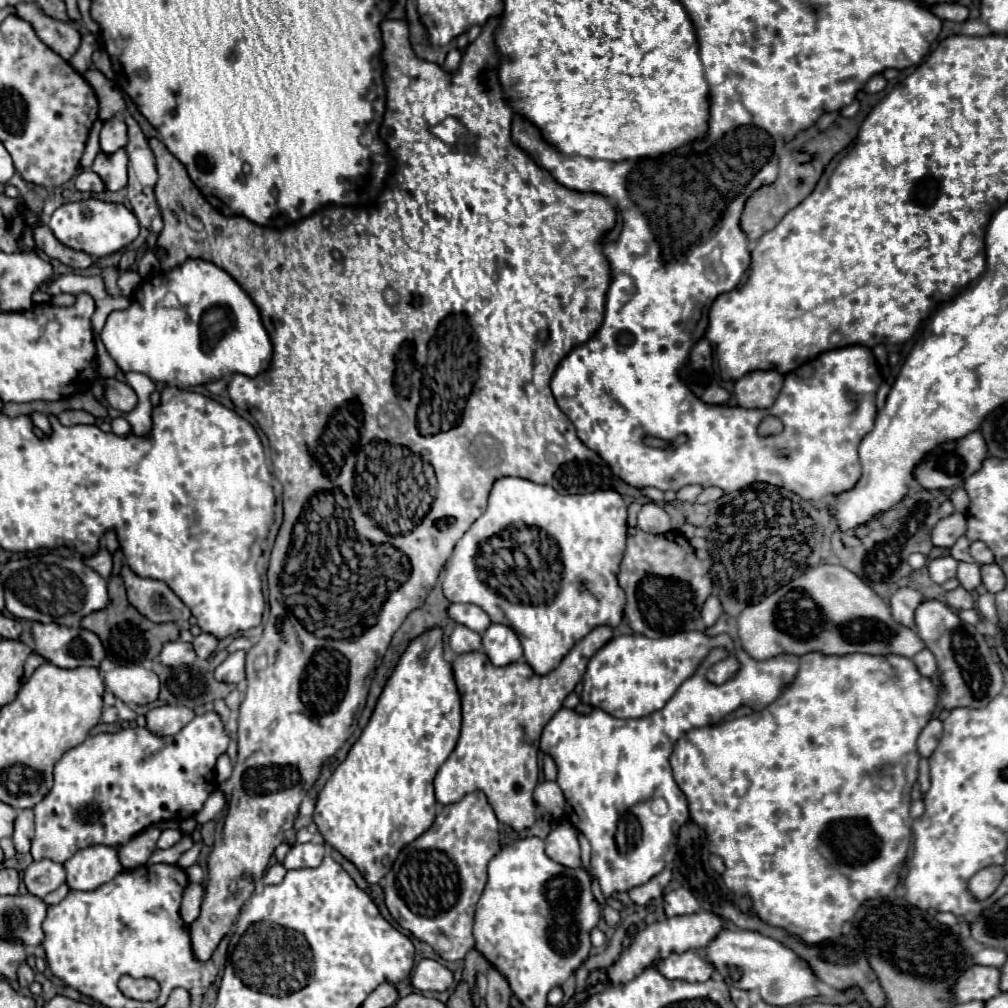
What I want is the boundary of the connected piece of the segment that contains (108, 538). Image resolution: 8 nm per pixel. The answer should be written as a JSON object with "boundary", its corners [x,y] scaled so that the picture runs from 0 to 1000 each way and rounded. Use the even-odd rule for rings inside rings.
{"boundary":[[[112,526],[105,528],[99,536],[99,542],[105,544],[111,550],[118,544],[118,538],[115,529]]]}

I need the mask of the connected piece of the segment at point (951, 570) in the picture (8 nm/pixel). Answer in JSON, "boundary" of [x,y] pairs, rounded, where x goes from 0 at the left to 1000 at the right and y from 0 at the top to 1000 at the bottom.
{"boundary":[[[942,552],[929,554],[929,556],[923,556],[923,560],[921,560],[921,571],[925,577],[937,579],[938,575],[948,571],[948,563],[950,563],[950,558],[946,554],[942,554]]]}

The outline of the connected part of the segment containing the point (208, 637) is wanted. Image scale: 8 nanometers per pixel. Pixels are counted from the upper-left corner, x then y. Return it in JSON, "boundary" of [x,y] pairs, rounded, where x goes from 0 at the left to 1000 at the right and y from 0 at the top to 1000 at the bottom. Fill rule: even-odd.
{"boundary":[[[200,627],[198,631],[192,633],[190,639],[192,639],[194,651],[196,651],[198,655],[204,655],[204,653],[214,645],[214,641],[216,641],[216,633],[212,633],[212,629],[204,629],[204,627]]]}

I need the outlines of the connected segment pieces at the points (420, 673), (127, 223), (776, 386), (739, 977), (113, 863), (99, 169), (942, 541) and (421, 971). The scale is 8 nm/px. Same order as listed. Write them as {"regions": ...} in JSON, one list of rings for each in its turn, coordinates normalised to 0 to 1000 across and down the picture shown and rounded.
{"regions":[[[[433,621],[405,639],[363,722],[313,794],[312,815],[317,827],[353,857],[365,877],[377,875],[393,847],[429,819],[433,810],[429,776],[456,730],[456,688],[448,659],[440,655],[438,631],[438,623]]],[[[97,196],[62,202],[60,206],[54,208],[54,212],[48,220],[48,226],[63,244],[81,248],[81,250],[89,252],[91,256],[103,256],[107,252],[113,252],[113,250],[125,246],[137,234],[137,228],[139,228],[137,216],[133,216],[133,212],[123,202],[101,200]]],[[[748,367],[730,377],[728,391],[732,387],[732,401],[736,405],[764,405],[772,395],[778,373],[770,367]]],[[[716,921],[712,929],[698,940],[698,952],[704,954],[708,958],[708,964],[714,966],[724,978],[734,982],[752,980],[758,994],[768,998],[782,998],[798,990],[812,988],[812,982],[808,978],[810,968],[806,966],[804,958],[784,940],[754,925]]],[[[87,839],[83,843],[77,843],[69,853],[63,855],[65,861],[65,877],[71,883],[93,883],[99,877],[111,873],[115,867],[121,865],[121,857],[117,855],[117,841],[115,839]]],[[[115,149],[113,153],[97,153],[93,157],[91,169],[101,177],[107,188],[119,188],[125,185],[125,163],[127,163],[127,153],[125,149]]],[[[946,508],[946,510],[931,516],[931,520],[927,522],[923,532],[925,532],[925,540],[927,542],[942,544],[956,530],[958,530],[958,510]]],[[[429,951],[418,952],[409,964],[409,976],[415,982],[433,982],[433,984],[440,984],[446,980],[450,972],[450,964],[444,962],[442,958],[438,958],[437,954]]]]}

